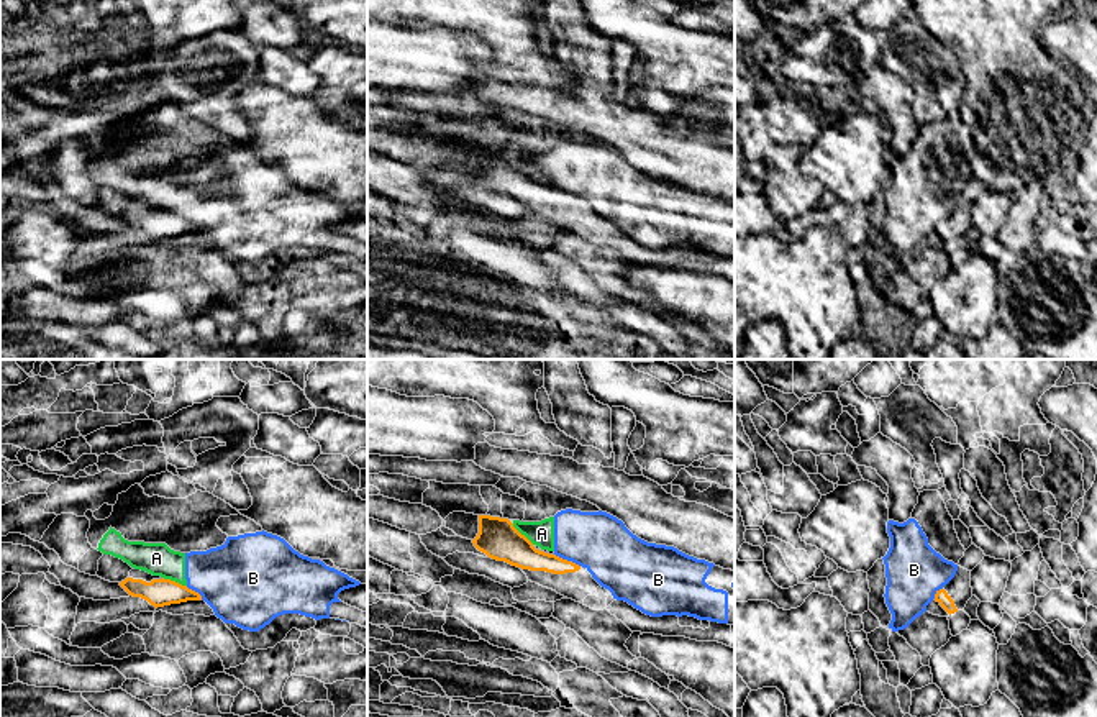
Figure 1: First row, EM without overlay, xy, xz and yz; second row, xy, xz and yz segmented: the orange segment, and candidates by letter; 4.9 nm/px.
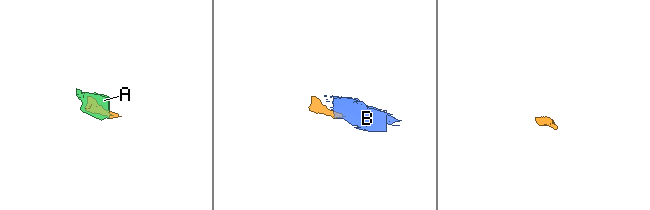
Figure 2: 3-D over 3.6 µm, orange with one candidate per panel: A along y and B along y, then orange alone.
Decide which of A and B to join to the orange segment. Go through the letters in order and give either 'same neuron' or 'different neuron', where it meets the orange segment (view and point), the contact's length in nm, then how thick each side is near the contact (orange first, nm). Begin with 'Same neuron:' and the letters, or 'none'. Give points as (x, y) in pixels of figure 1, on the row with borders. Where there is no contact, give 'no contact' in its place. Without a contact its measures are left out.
Same neuron: none
A: different neuron; contact xy (174, 581); length 130 nm; calibres 140 and 160 nm
B: different neuron; contact xz (566, 560); length 140 nm; calibres 160 and 300 nm

